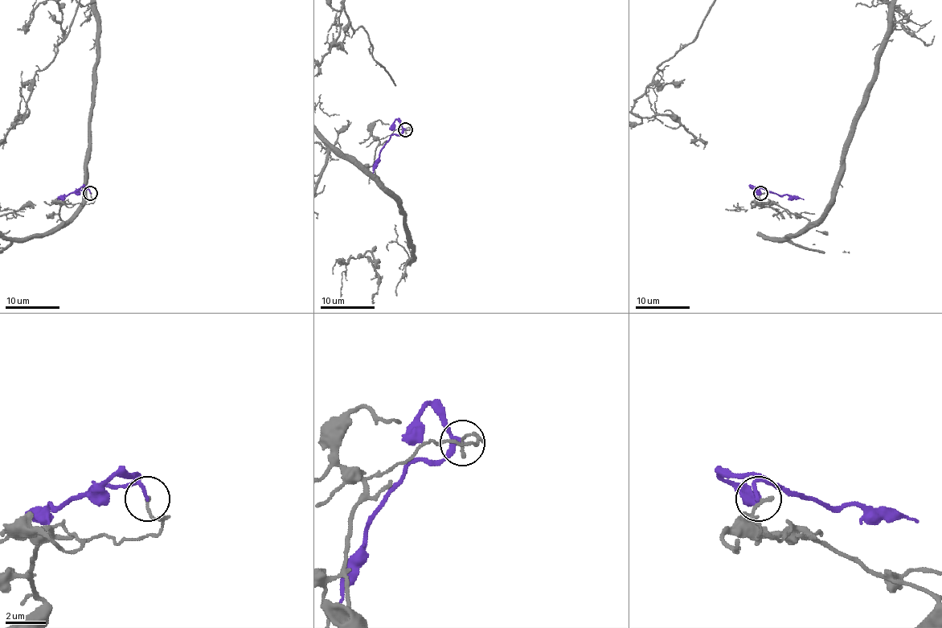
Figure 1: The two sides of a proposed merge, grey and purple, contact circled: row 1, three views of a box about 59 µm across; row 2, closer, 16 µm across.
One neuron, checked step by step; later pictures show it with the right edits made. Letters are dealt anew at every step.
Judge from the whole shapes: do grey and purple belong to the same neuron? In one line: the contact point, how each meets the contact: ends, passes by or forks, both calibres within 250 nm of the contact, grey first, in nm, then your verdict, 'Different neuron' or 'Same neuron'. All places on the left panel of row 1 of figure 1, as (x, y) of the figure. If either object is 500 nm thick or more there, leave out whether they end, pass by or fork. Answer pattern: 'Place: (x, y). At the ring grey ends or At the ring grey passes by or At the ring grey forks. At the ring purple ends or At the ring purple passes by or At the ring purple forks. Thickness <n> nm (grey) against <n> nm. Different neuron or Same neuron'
Place: (90, 193). At the ring grey ends. At the ring purple ends. Thickness 180 nm (grey) against 160 nm. Different neuron

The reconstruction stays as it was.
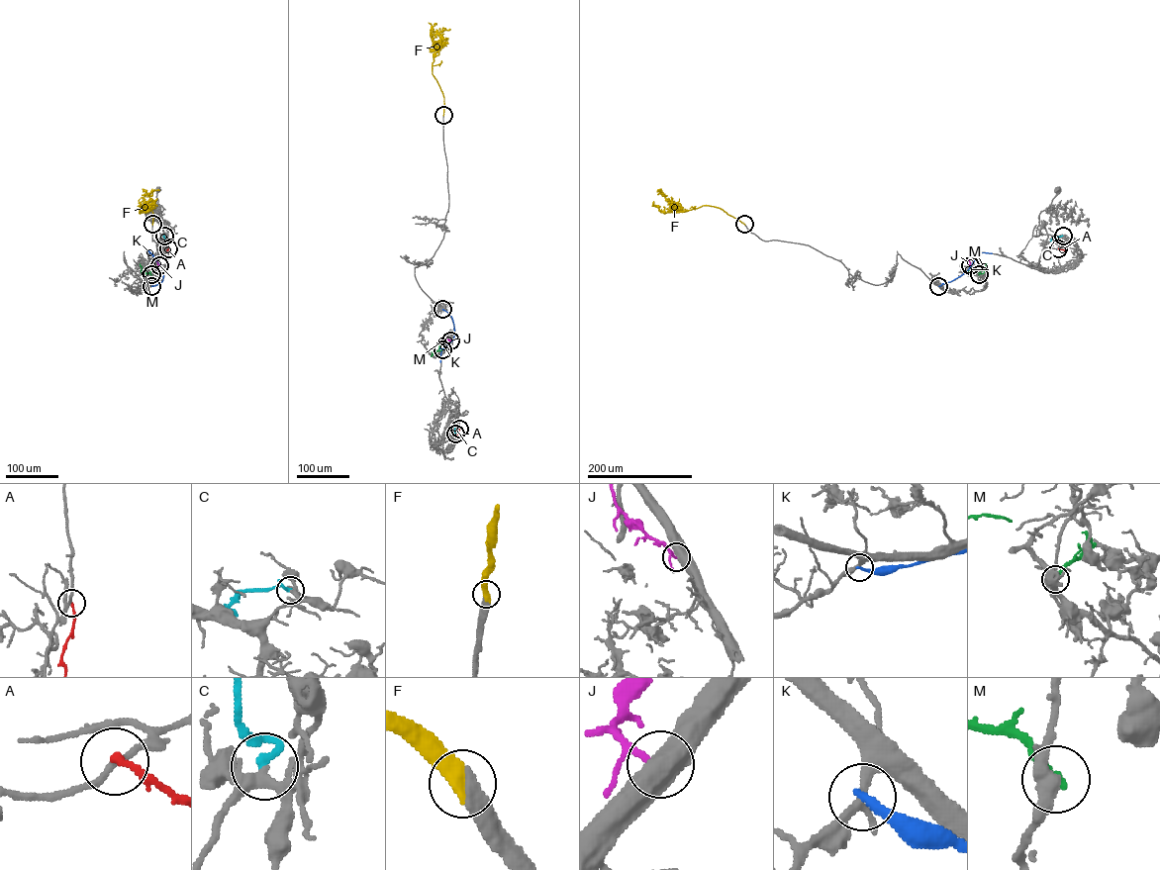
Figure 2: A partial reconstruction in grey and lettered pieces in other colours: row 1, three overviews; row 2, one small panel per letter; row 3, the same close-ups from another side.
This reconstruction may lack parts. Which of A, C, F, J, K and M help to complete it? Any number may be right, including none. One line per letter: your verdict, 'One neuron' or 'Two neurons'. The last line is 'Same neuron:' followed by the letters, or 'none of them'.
A: Two neurons
C: Two neurons
F: One neuron
J: One neuron
K: Two neurons
M: Two neurons
Same neuron: F, J

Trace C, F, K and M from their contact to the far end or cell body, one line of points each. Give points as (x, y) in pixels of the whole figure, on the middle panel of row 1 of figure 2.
C: (455, 434), (456, 421)
F: (443, 115), (443, 97), (433, 74), (432, 64), (438, 53), (435, 48), (443, 39), (439, 32), (450, 30)
K: (442, 309), (452, 318), (454, 333), (453, 338), (441, 350), (440, 362)
M: (442, 349), (432, 355), (431, 351)

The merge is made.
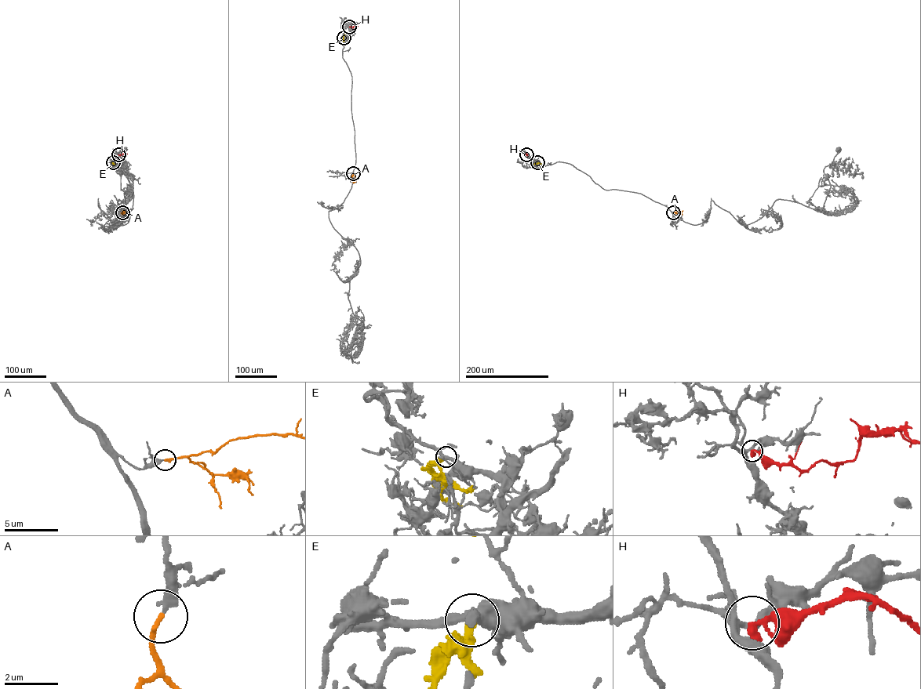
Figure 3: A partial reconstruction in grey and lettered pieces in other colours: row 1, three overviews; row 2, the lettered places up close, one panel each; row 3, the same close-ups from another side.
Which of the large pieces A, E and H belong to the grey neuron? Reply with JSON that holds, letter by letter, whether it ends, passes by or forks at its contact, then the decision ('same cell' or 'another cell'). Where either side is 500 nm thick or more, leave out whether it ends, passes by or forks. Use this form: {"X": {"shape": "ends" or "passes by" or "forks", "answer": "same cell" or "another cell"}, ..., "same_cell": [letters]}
{"A": {"shape": "ends", "answer": "same cell"}, "E": {"shape": "ends", "answer": "another cell"}, "H": {"shape": "ends", "answer": "another cell"}, "same_cell": ["A"]}

